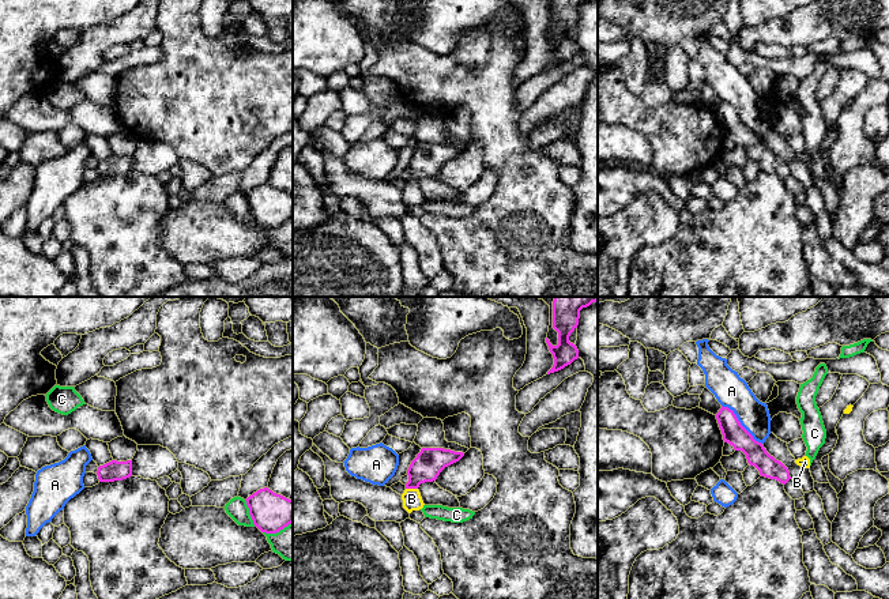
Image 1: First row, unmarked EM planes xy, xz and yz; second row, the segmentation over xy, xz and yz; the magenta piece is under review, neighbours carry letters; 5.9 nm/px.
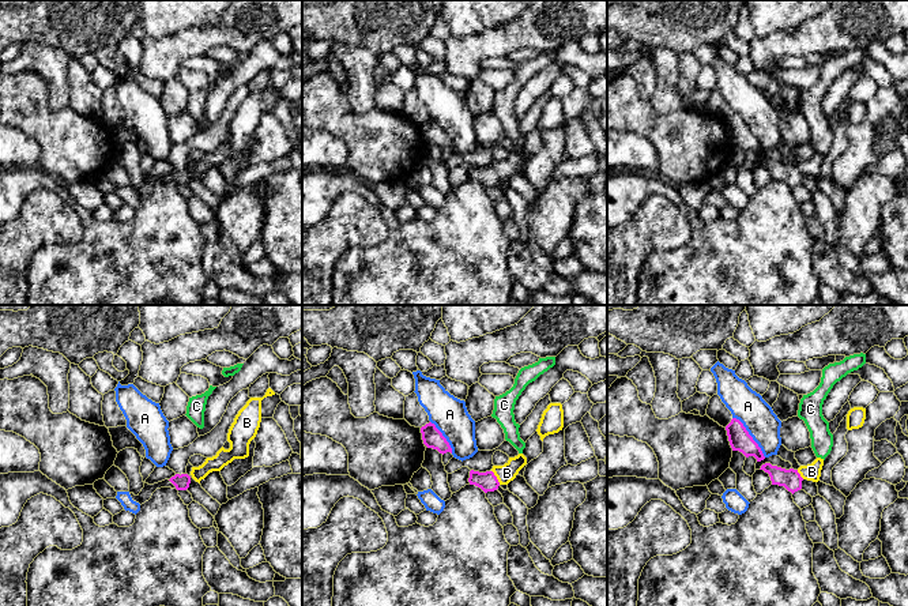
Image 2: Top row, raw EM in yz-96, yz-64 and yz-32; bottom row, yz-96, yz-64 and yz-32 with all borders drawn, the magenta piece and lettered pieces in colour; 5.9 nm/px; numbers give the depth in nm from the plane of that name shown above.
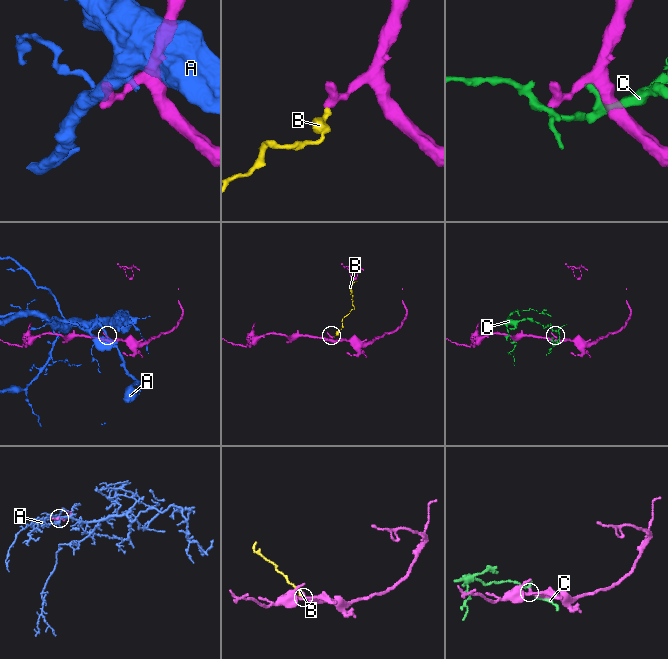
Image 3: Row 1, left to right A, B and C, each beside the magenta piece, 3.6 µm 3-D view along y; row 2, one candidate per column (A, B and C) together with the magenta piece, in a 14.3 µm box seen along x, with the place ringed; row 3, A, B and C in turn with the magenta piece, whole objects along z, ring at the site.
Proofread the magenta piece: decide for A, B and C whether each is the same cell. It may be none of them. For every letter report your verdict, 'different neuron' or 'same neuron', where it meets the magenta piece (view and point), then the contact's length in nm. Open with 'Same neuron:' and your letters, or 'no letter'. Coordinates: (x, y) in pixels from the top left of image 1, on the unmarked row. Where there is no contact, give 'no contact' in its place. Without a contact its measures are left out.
Same neuron: B
A: different neuron; contact yz (739, 119); length 340 nm
B: same neuron; contact xz (411, 183); length 70 nm
C: different neuron; contact xy (249, 208); length 170 nm

